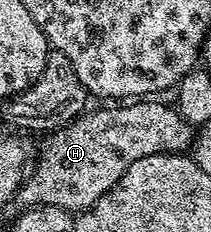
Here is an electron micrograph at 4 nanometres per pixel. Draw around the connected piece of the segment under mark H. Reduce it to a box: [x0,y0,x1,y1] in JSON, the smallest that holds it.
[17,101,195,213]

